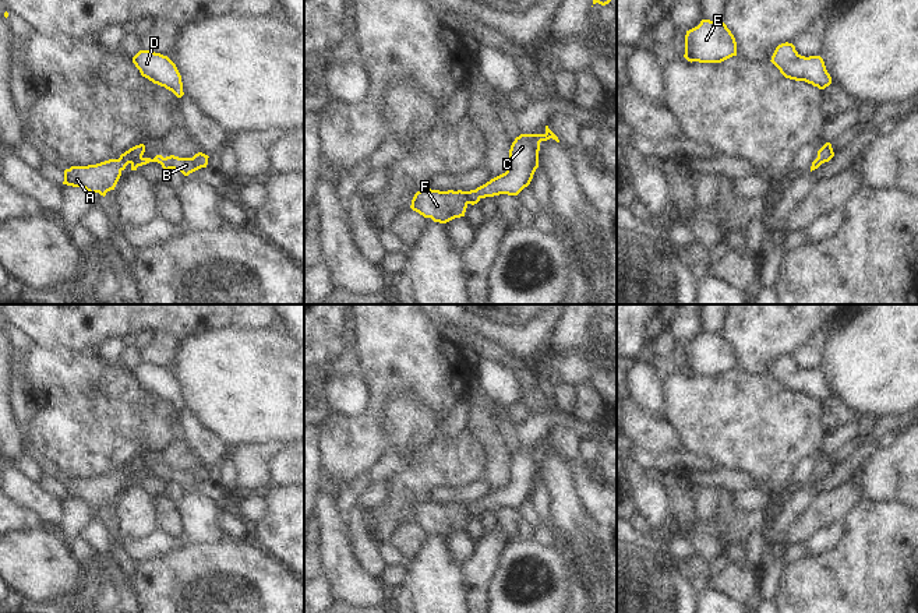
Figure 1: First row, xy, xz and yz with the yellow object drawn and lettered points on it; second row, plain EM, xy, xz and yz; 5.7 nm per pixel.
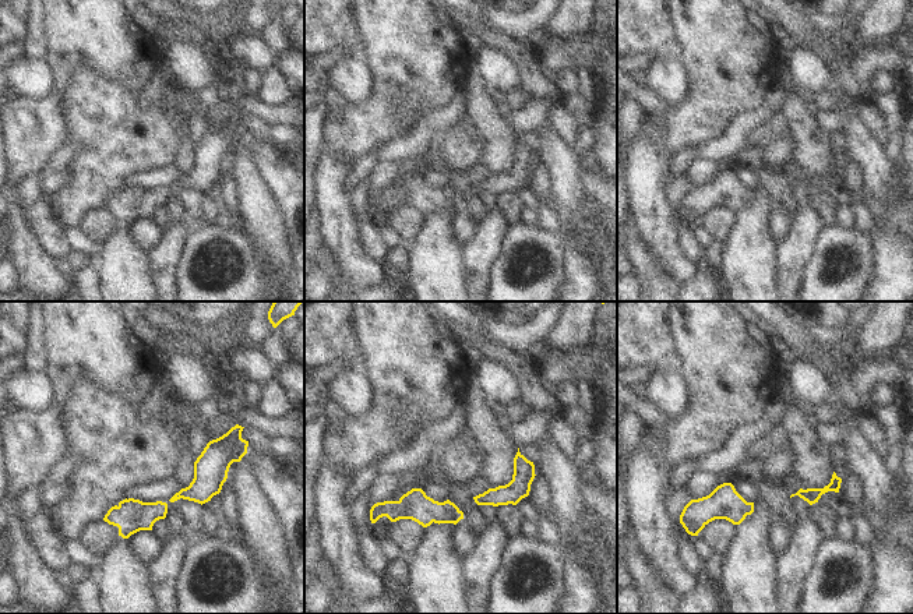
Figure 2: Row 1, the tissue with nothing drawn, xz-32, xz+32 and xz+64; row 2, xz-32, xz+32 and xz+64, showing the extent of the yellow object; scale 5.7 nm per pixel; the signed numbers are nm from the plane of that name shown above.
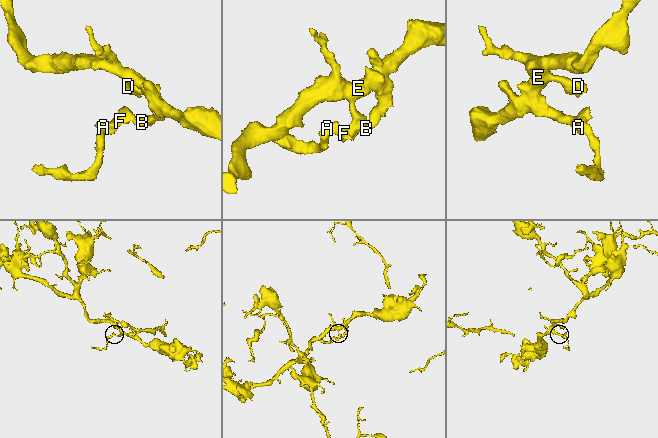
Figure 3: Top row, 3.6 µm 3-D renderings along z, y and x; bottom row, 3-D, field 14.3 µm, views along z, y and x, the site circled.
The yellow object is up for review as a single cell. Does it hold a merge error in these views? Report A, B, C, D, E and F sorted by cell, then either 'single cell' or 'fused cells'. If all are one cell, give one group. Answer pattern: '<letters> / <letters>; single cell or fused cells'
A B C D E F; single cell

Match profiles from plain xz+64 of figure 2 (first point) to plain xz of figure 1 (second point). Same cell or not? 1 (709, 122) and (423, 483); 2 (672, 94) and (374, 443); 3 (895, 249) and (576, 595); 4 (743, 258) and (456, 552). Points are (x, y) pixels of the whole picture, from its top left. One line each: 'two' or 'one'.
1: two
2: two
3: one
4: two

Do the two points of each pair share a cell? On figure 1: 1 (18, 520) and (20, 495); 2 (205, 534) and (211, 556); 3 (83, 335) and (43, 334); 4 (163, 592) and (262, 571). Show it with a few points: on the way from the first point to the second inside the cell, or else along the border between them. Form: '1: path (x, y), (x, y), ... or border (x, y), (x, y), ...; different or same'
1: border (14, 501), (27, 507), (39, 520), (41, 525); different
2: border (225, 536), (212, 543), (190, 545); different
3: path (73, 331), (53, 331); same
4: path (189, 580), (215, 569), (237, 571); same

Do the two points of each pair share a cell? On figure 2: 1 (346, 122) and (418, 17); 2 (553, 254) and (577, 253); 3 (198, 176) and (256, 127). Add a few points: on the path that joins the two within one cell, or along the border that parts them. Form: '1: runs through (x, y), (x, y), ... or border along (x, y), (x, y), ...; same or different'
1: runs through (374, 101), (383, 91), (399, 53), (399, 45); same
2: border along (560, 232), (564, 240), (564, 281), (561, 286); different
3: border along (247, 127), (258, 138), (268, 141); different

